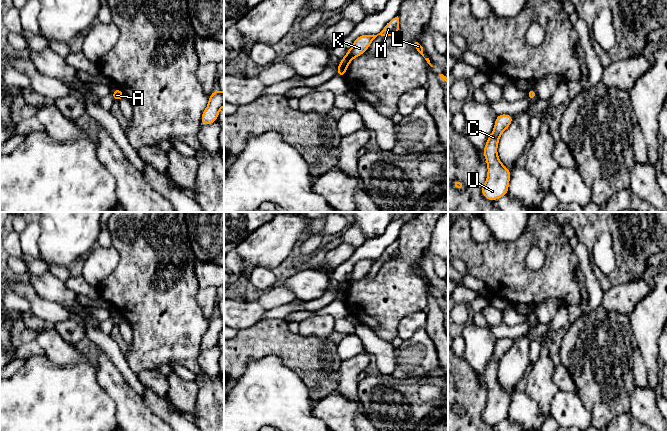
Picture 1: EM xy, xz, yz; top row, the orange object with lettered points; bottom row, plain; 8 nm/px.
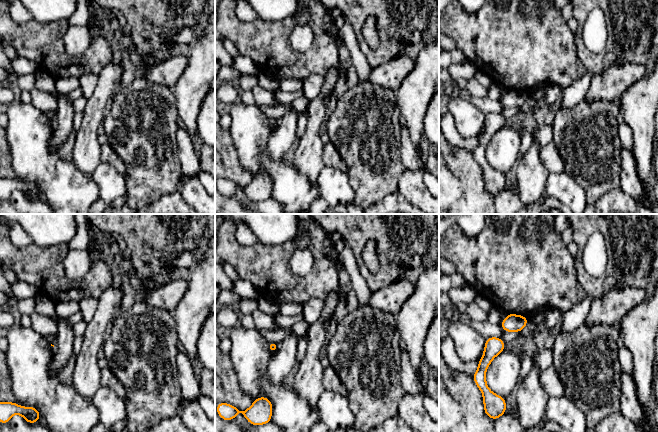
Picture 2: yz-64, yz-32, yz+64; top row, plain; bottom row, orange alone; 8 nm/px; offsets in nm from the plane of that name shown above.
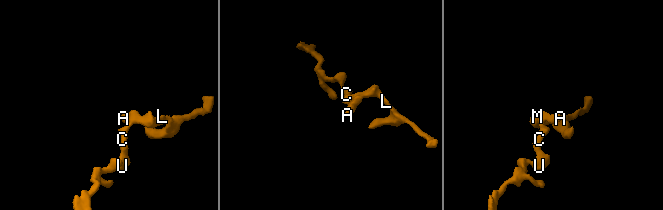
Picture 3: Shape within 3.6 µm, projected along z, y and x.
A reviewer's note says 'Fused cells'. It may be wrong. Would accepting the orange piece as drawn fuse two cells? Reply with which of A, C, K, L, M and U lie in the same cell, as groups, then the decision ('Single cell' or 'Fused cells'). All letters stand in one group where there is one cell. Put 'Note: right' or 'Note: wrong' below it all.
Groups: A C K L M U. Single cell
Note: wrong

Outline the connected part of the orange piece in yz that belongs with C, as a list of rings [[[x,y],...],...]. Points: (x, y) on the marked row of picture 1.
[[[509,114],[497,115],[494,130],[491,132],[484,147],[483,154],[487,162],[488,174],[481,192],[489,201],[495,201],[508,194],[511,172],[499,160],[497,147],[500,136],[510,126],[513,118],[514,116]]]

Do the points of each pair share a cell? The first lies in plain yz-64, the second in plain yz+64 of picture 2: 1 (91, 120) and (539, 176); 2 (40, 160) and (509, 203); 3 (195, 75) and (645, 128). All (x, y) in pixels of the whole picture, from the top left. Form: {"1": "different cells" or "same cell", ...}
{"1": "same cell", "2": "different cells", "3": "same cell"}

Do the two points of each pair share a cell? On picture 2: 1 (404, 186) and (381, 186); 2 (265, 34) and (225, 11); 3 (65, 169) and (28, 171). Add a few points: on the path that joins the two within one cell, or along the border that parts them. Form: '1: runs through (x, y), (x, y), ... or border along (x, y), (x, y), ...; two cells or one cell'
1: border along (405, 168), (399, 178), (397, 191); two cells
2: runs through (254, 34), (245, 34), (233, 22); one cell
3: runs through (56, 171), (37, 171); one cell

